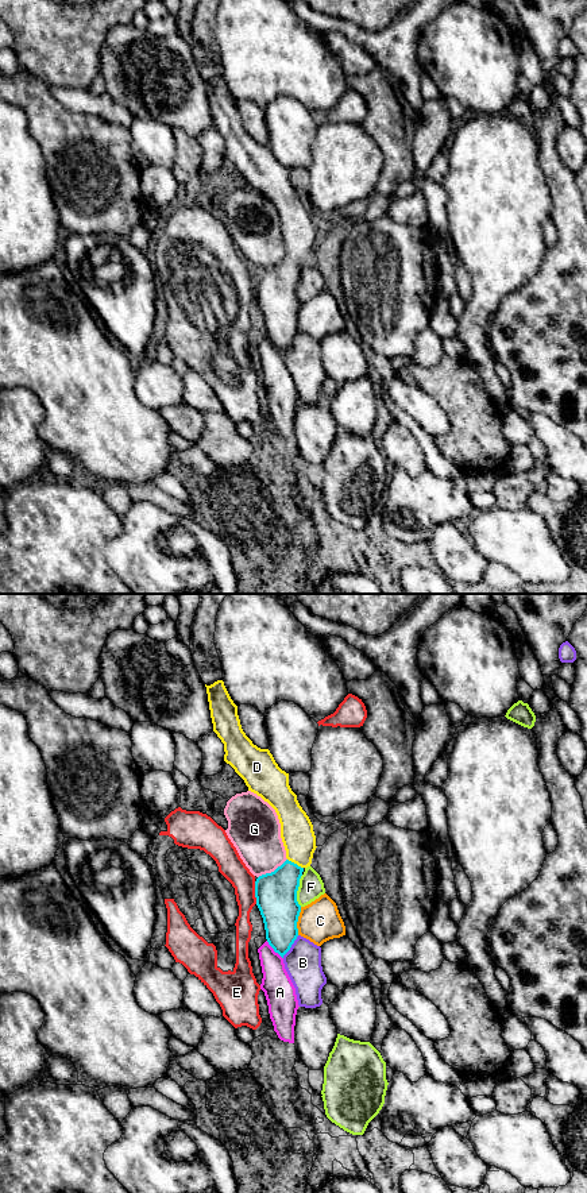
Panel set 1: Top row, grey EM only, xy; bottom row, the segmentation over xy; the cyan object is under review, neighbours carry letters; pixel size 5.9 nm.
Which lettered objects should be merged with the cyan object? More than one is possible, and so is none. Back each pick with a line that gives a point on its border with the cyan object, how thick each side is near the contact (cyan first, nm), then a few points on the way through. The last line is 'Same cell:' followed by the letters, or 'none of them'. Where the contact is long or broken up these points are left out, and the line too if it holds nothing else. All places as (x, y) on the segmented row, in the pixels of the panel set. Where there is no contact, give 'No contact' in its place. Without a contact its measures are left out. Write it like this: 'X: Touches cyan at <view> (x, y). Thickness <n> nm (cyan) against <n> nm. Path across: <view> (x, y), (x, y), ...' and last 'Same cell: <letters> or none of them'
D: Touches cyan at xy (296, 864). Thickness 240 nm (cyan) against 200 nm. Path across: xy (275, 892), (296, 864), (297, 834)
Same cell: D

